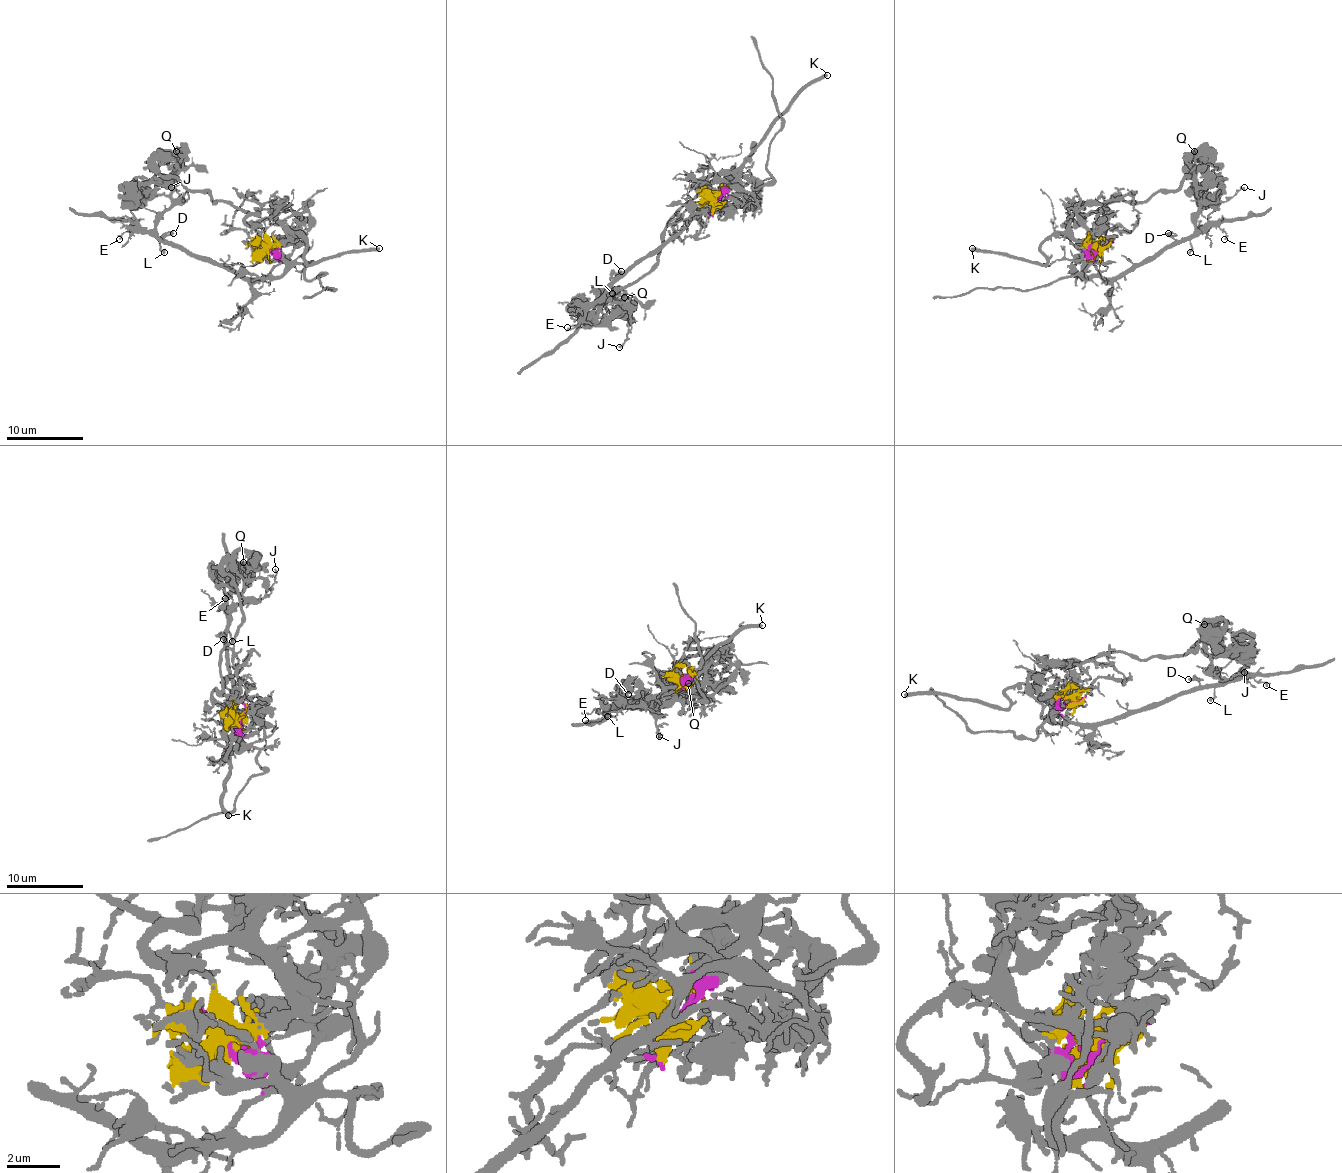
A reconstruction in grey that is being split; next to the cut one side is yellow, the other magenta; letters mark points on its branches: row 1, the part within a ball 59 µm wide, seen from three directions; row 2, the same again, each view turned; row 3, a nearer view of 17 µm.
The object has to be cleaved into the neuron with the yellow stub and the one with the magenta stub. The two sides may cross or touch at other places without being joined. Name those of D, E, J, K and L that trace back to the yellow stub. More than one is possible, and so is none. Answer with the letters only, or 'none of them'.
K

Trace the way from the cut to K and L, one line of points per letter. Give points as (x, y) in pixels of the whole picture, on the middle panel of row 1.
K: (715, 205), (715, 198), (740, 171), (753, 144), (753, 149), (769, 124), (805, 88), (827, 74)
L: (716, 205), (716, 202), (726, 196), (703, 207), (672, 236), (639, 257), (608, 290), (608, 294), (612, 292)

